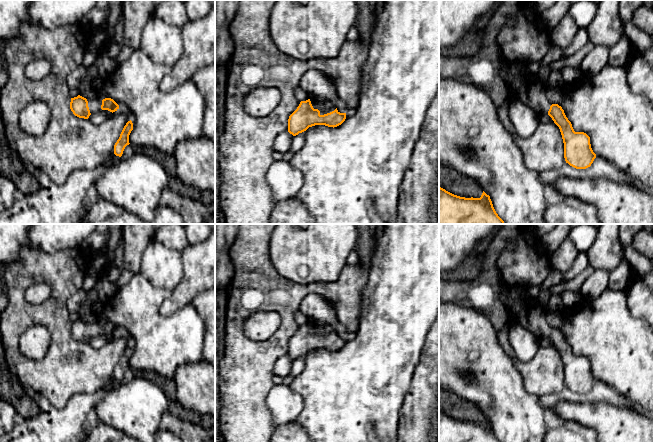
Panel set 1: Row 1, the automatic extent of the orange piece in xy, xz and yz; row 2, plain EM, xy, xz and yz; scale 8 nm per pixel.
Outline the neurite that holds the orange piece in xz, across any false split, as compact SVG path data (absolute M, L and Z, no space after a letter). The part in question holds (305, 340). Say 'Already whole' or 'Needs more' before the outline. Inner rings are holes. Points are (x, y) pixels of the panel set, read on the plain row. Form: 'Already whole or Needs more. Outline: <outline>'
Needs more. Outline: M310 321L306 325L301 325L297 333L289 340L288 356L293 360L306 355L315 349L325 349L337 351L346 343L346 337L340 337L337 332L325 338L319 334L323 324L318 321Z

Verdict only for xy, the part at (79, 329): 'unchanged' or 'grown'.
grown

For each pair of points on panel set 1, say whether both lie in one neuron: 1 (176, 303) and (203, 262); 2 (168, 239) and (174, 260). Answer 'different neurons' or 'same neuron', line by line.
1: same neuron
2: different neurons

